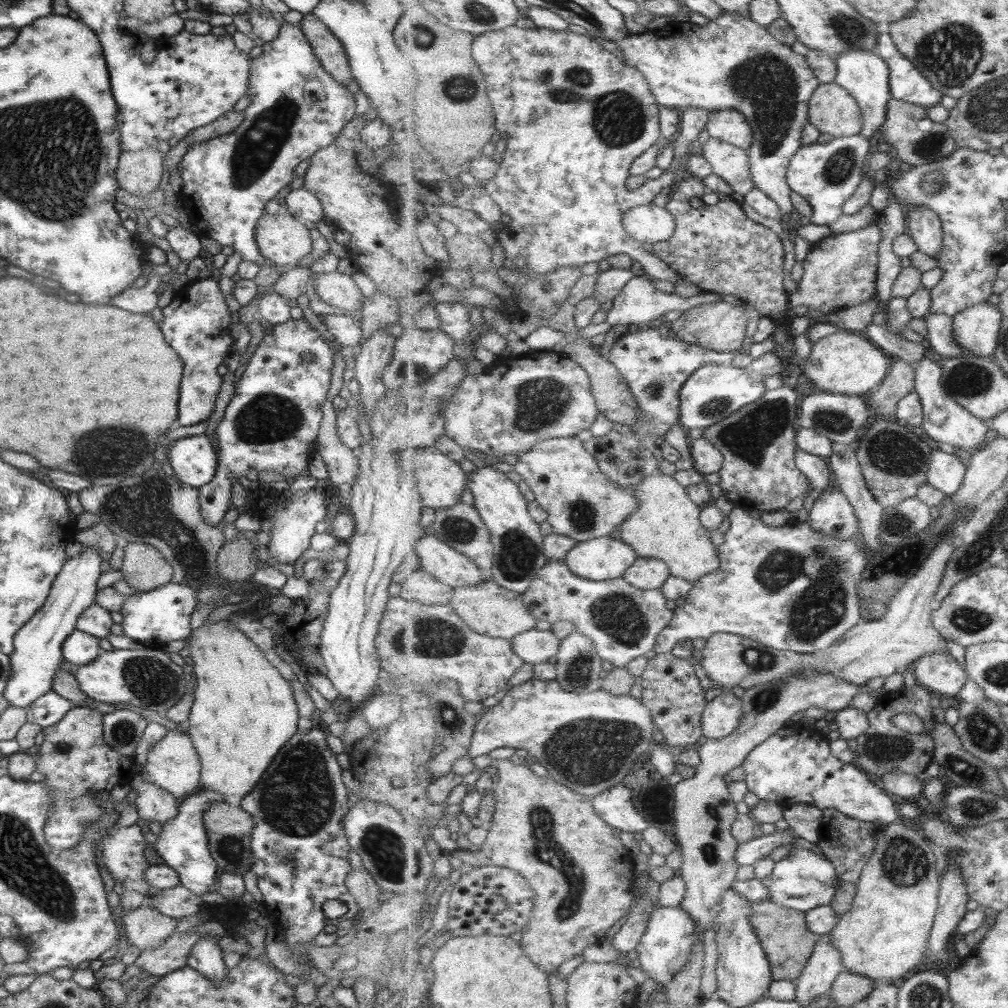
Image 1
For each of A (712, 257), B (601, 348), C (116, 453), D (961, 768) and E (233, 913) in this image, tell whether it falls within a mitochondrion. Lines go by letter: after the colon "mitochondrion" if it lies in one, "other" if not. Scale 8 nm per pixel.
A: mitochondrion
B: other
C: mitochondrion
D: mitochondrion
E: other

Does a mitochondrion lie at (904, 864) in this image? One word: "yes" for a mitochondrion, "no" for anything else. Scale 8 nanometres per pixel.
yes

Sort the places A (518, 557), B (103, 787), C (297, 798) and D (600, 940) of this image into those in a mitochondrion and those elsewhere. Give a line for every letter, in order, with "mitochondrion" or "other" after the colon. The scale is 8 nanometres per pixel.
A: mitochondrion
B: other
C: mitochondrion
D: other

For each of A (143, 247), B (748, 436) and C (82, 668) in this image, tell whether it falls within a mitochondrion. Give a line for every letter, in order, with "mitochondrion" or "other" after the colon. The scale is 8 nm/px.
A: other
B: mitochondrion
C: other

